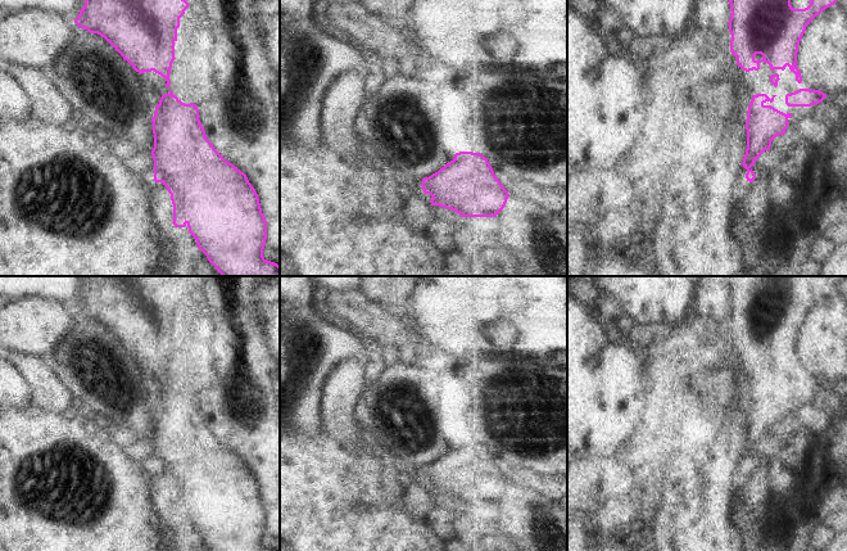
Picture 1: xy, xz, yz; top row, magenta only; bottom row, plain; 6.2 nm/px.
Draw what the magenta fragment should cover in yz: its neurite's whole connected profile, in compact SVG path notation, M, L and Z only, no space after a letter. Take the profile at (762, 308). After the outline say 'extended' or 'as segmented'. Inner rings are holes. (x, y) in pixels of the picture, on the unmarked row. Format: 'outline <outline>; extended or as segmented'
outline M746 276L743 284L730 284L729 320L732 322L730 338L737 345L737 352L743 358L758 358L760 351L767 351L770 357L784 358L788 353L796 362L796 369L802 370L797 354L800 329L810 310L826 295L834 293L846 276ZM794 283L808 284L810 293L794 297L791 288Z; as segmented

